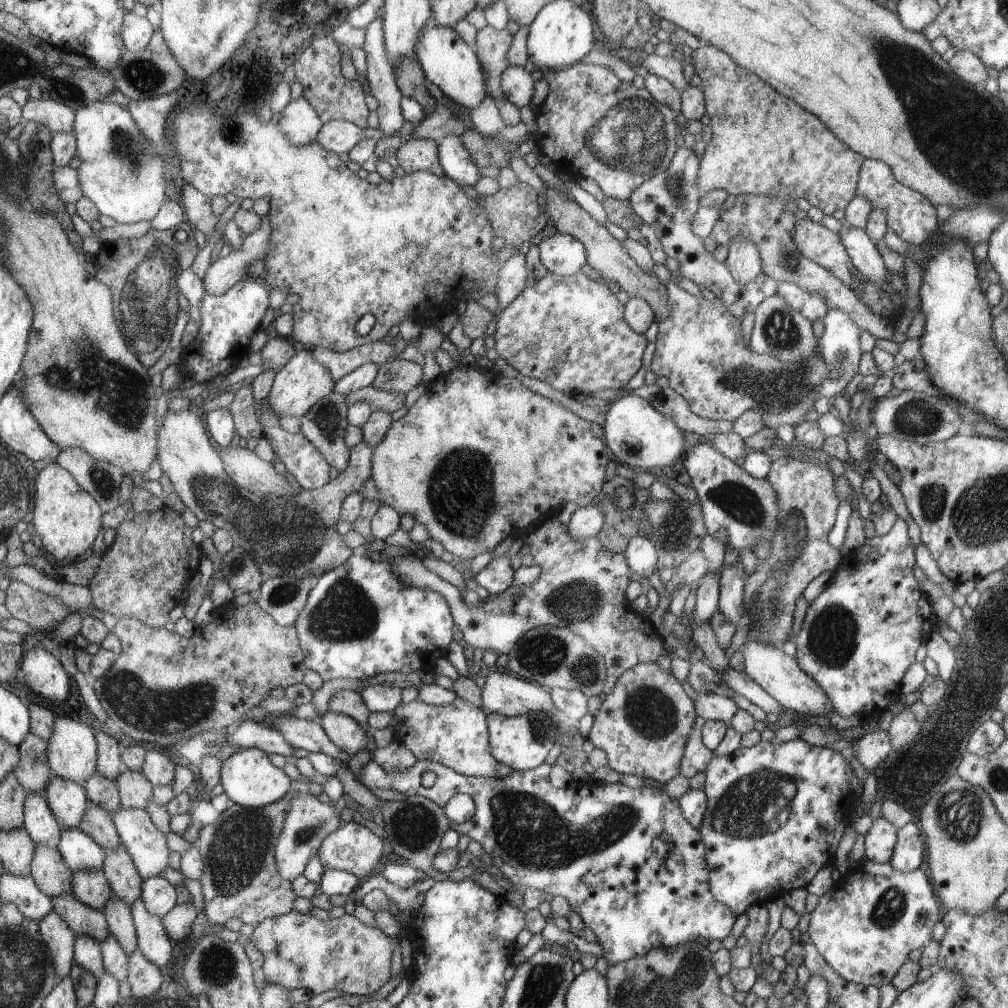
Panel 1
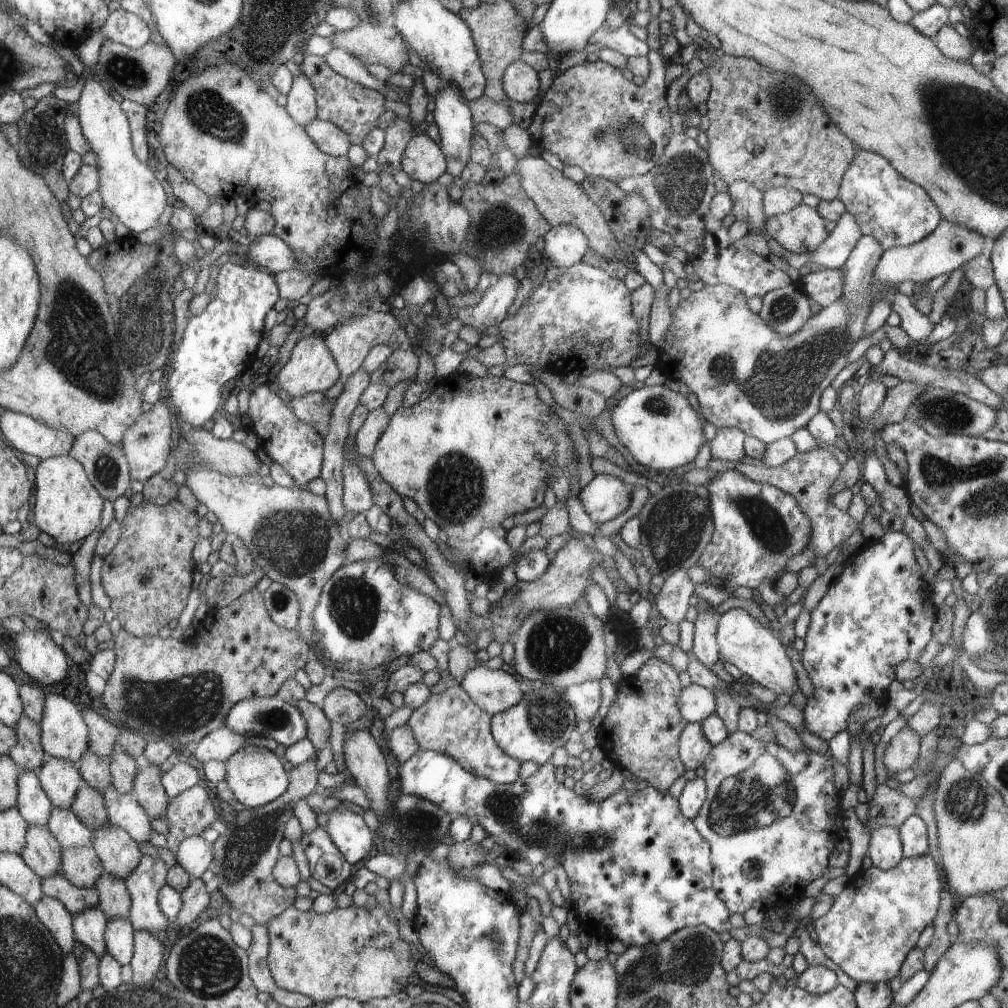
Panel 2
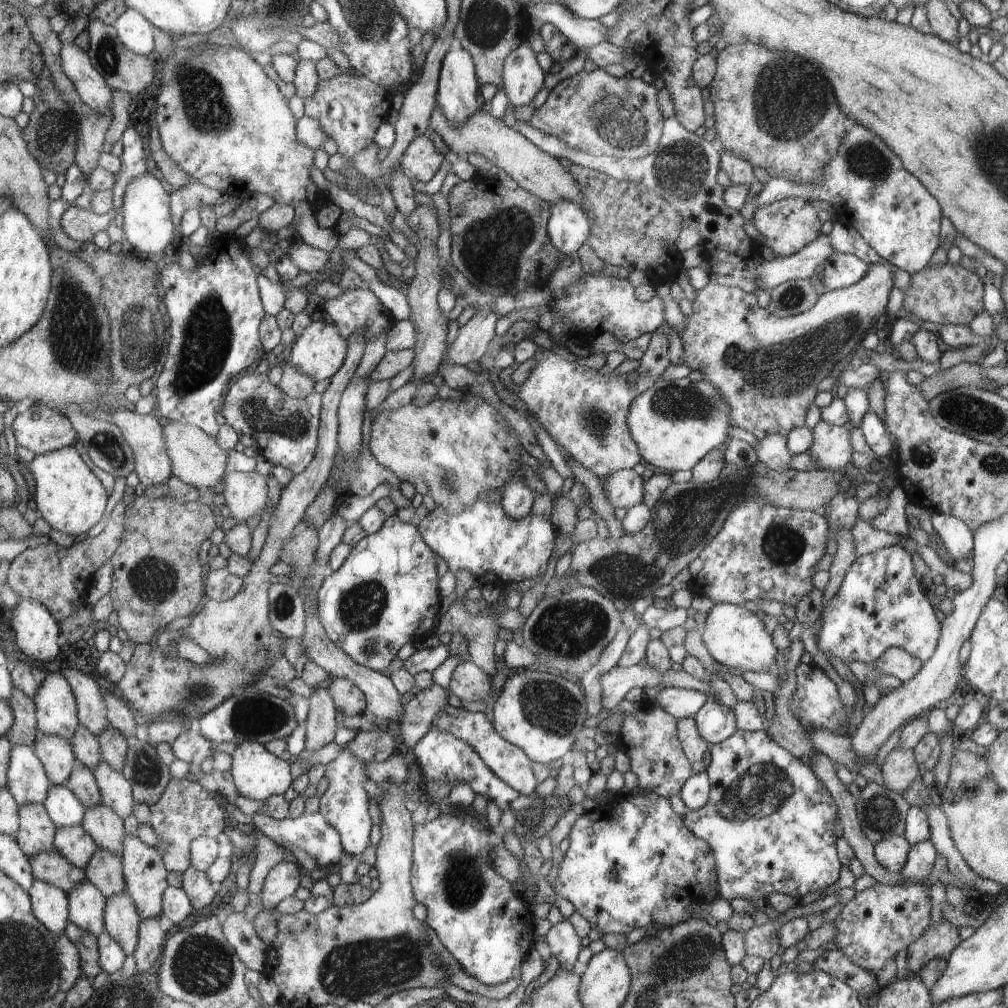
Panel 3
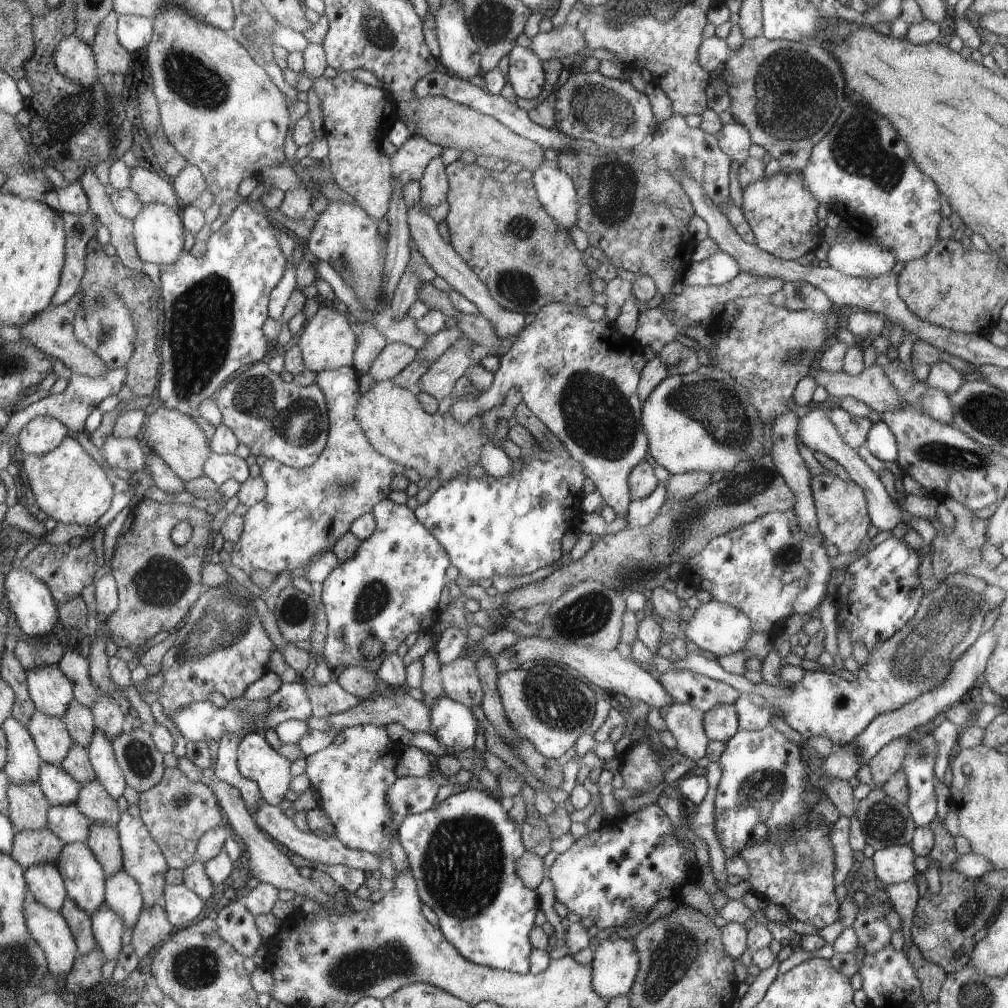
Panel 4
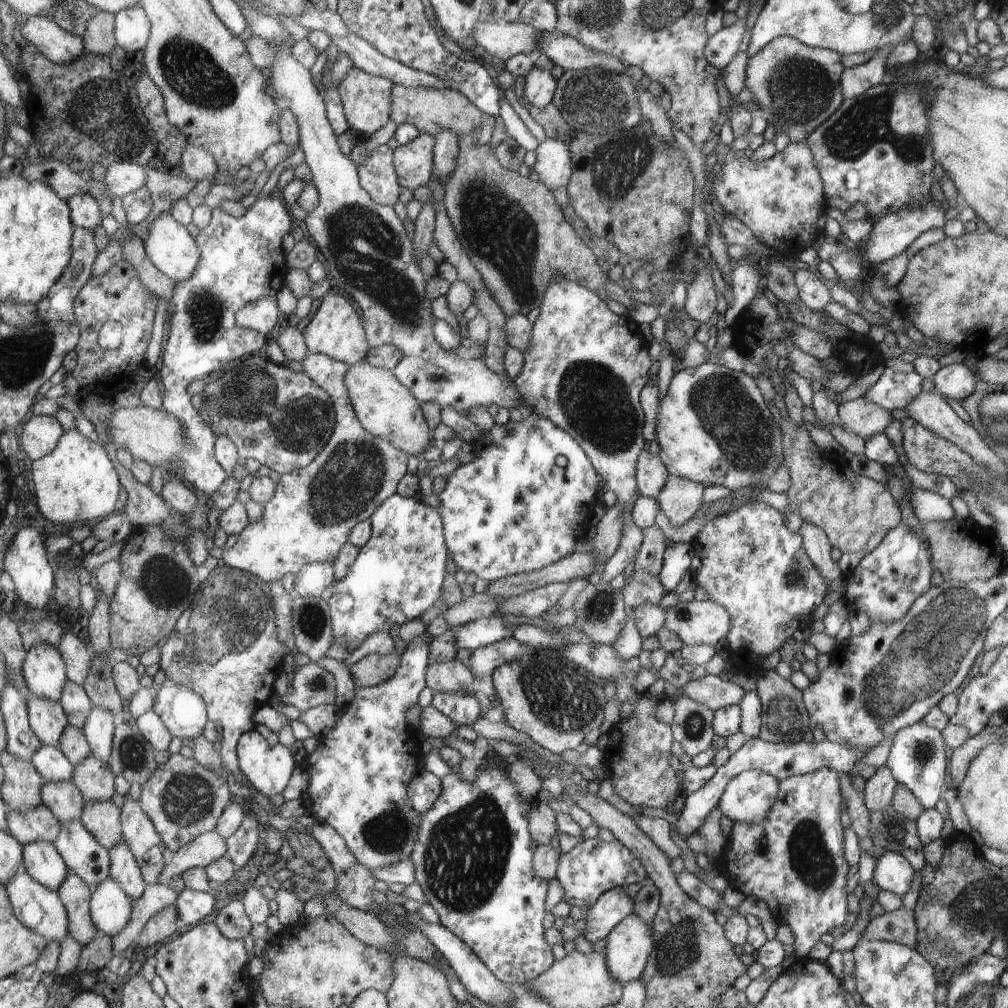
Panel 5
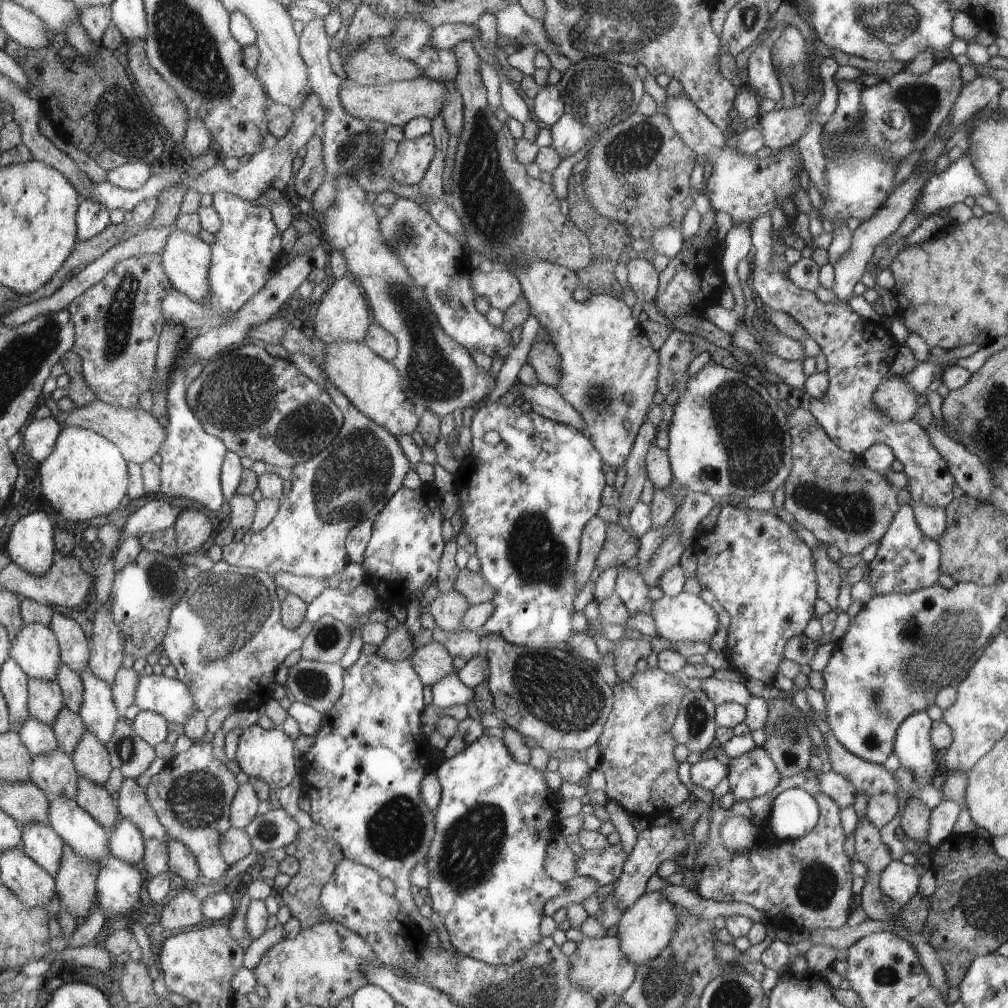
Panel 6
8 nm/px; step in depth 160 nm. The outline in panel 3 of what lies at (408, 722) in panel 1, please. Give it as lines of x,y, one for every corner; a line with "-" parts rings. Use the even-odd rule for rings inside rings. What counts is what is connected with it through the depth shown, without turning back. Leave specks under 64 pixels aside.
446,706
432,720
431,728
438,728
440,732
448,732
456,738
464,740
466,744
470,744
472,748
478,752
478,756
484,760
484,764
488,766
500,780
506,782
508,786
514,788
518,794
534,794
539,785
532,770
532,761
526,755
522,748
517,748
514,744
510,744
496,733
493,724
490,722
485,712
468,712
463,708
454,708
454,706

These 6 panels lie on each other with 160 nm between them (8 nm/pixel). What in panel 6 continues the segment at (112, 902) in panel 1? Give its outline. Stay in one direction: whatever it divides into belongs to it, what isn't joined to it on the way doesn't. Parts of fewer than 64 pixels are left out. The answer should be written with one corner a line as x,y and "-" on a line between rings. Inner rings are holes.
78,776
75,800
105,829
117,828
118,808
110,793
102,784
94,784
88,778

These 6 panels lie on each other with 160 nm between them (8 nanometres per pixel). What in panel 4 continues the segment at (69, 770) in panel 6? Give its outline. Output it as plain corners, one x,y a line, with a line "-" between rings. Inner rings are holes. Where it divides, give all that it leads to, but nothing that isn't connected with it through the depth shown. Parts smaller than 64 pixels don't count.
50,804
47,826
63,843
86,842
92,820
86,818
76,804

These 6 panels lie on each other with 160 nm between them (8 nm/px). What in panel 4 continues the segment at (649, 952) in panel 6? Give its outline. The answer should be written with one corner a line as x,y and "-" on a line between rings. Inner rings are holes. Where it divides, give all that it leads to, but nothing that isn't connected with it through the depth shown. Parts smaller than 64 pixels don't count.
610,936
600,942
594,952
592,986
608,1001
629,995
638,975
639,960
633,940

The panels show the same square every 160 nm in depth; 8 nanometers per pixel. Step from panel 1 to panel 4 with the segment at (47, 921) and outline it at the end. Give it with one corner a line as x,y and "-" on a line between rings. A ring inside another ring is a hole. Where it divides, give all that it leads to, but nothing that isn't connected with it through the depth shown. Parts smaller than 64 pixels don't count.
36,862
26,870
27,888
32,896
50,910
62,911
67,902
66,880
55,864

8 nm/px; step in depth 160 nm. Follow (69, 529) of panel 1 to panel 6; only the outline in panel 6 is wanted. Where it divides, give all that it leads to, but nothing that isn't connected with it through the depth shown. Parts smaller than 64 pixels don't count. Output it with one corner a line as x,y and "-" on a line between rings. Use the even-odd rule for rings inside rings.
68,426
61,430
52,454
44,462
38,464
37,473
40,475
42,494
50,502
54,512
66,521
79,523
94,520
99,523
107,520
110,518
110,512
114,512
120,506
122,498
126,496
126,488
128,488
126,462
123,452
110,439
103,438
102,435
89,429

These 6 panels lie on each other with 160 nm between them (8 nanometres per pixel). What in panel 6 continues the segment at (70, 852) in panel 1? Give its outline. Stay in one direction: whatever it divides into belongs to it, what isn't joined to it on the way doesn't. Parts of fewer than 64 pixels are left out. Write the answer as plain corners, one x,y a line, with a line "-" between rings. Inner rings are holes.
32,714
26,716
26,720
20,724
18,730
20,739
26,744
31,755
50,754
58,748
52,728
44,722
40,722
36,716
32,718

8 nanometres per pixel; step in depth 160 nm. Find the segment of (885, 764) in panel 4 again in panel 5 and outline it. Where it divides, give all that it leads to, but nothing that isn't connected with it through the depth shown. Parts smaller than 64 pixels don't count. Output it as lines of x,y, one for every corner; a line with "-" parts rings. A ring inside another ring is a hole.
880,766
868,780
864,790
865,806
870,812
883,812
892,804
898,786
888,766

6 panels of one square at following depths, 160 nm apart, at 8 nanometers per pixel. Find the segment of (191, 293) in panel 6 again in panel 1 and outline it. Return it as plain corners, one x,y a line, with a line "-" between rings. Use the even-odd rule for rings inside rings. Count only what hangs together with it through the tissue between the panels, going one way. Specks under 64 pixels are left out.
110,101
92,103
75,112
72,131
77,142
76,155
80,158
80,165
76,170
79,171
81,190
83,196
96,205
99,213
114,218
118,223
126,224
154,218
168,198
164,190
166,188
164,174
166,162
162,160
164,150
145,137
131,111

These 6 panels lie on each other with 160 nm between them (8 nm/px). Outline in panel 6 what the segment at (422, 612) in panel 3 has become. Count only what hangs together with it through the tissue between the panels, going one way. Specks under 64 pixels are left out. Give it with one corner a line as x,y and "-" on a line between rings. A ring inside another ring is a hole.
423,485
417,490
404,487
391,498
383,512
373,519
373,534
362,558
363,568
368,572
365,583
376,588
378,602
379,599
382,600
386,607
398,604
406,608
412,602
412,596
416,596
420,590
425,592
436,581
442,554
446,550
446,544
449,544
448,538
444,538
443,495
433,485

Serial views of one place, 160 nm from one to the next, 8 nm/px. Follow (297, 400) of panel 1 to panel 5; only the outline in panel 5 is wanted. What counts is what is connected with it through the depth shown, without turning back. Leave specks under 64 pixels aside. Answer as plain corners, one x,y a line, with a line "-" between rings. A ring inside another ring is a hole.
336,292
336,294
330,293
324,296
316,314
304,328
303,338
309,352
326,354
336,361
354,366
365,360
367,351
370,349
366,332
366,328
362,328
360,316
354,310
354,306
350,304
350,300

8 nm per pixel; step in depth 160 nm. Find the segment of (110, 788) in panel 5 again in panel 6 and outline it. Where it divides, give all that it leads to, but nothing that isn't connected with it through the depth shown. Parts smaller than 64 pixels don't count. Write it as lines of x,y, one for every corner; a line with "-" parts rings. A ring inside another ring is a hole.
85,728
84,736
78,740
71,756
77,776
88,778
94,784
104,786
114,770
106,746
96,734
88,732
88,728

